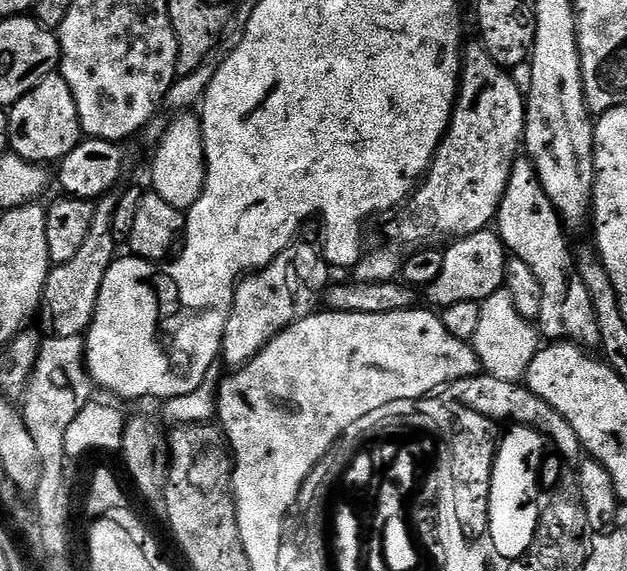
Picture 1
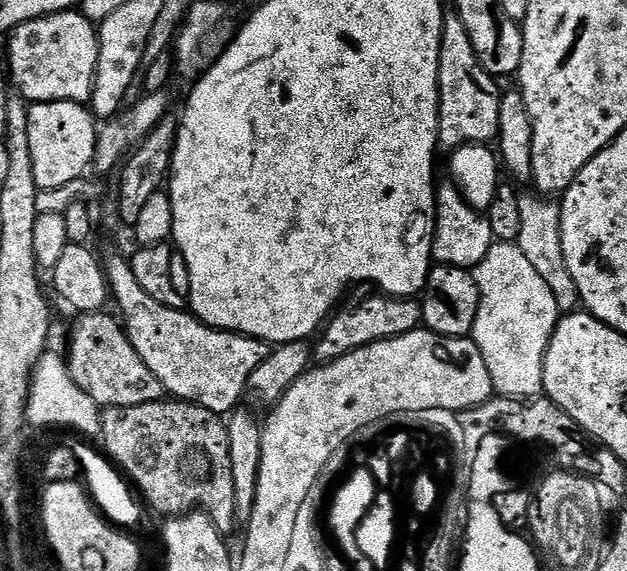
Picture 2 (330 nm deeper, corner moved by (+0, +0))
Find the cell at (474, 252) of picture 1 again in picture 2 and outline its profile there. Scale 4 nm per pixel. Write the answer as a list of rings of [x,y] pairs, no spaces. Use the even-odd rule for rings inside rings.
[[[375,295],[368,296],[365,300],[352,300],[348,305],[345,303],[325,323],[322,331],[314,340],[314,356],[320,364],[332,364],[338,358],[350,354],[362,346],[379,340],[398,338],[402,334],[410,334],[421,327],[424,309],[419,299]]]

